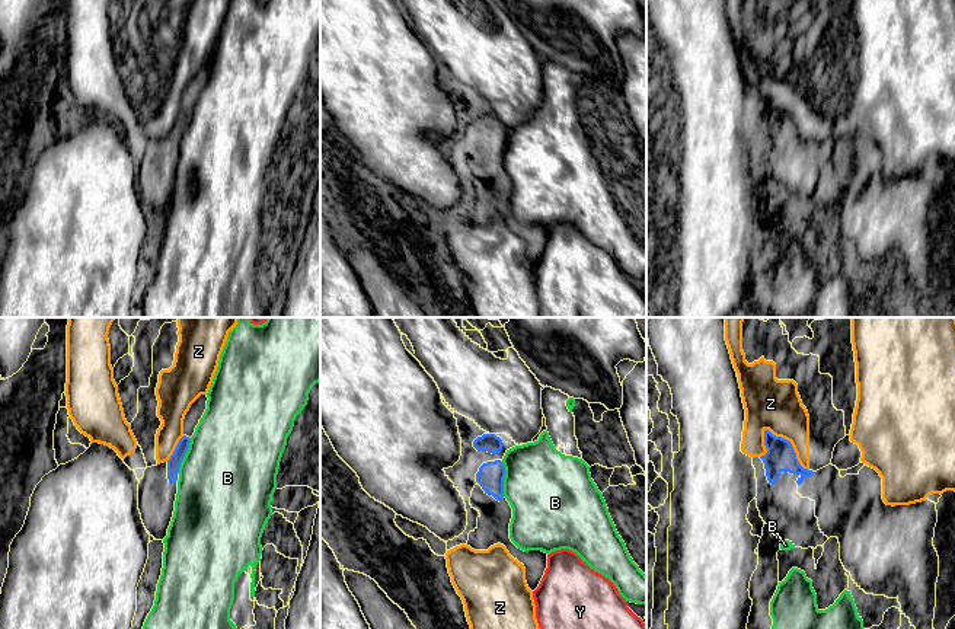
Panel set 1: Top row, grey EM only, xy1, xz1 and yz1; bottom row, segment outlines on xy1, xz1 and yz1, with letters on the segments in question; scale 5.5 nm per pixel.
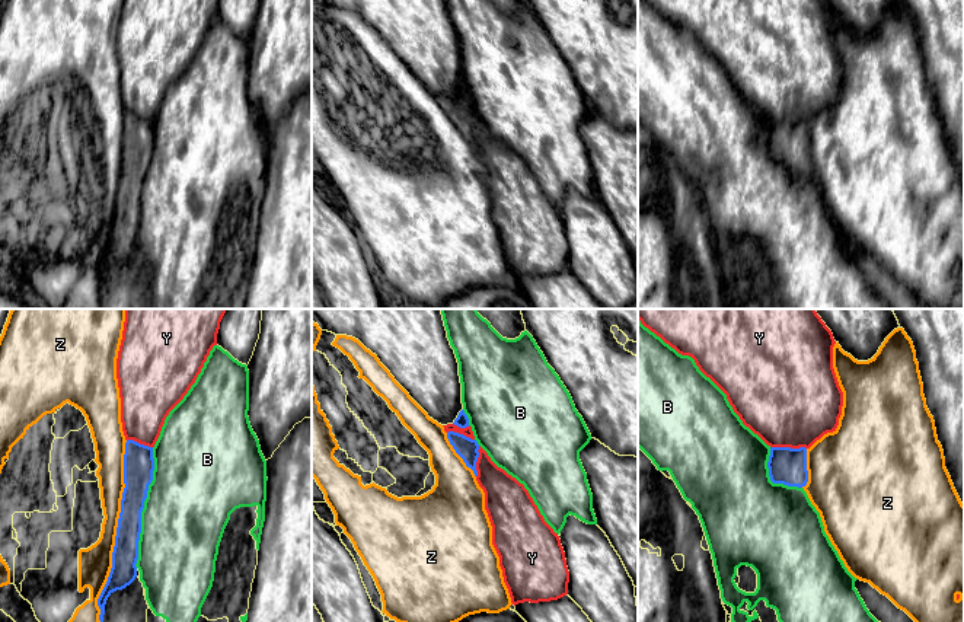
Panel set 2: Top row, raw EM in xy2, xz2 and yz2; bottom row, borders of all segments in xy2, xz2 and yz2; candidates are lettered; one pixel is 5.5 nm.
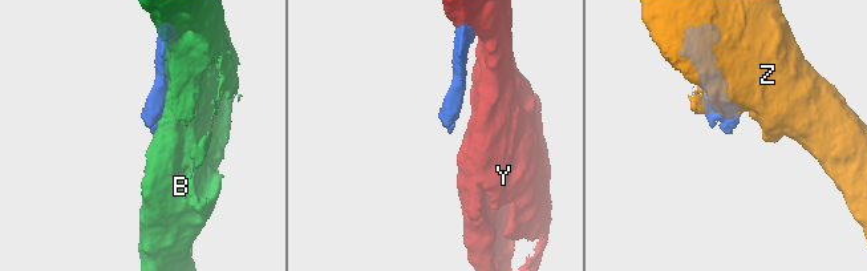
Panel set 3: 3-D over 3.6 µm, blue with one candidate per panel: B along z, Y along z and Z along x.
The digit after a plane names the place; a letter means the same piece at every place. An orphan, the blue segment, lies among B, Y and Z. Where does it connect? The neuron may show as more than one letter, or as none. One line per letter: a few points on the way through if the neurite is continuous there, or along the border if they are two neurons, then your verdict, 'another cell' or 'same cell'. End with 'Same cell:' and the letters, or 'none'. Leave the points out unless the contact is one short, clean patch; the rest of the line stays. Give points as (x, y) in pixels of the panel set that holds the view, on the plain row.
B: another cell
Y: border along yz2 (771, 120), (806, 123); another cell
Z: another cell
Same cell: none

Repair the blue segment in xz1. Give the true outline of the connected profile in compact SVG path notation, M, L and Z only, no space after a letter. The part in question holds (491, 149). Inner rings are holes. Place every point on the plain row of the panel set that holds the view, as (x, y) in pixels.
M501 134L483 137L476 147L470 179L479 185L478 201L469 207L467 220L488 224L494 218L504 218L510 229L526 242L526 255L534 265L547 242L547 227L542 224L524 226L510 213L512 182L504 170L505 141Z

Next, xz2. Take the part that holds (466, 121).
M449 105L447 112L453 119L453 122L456 124L456 127L463 133L466 140L473 144L475 150L478 150L478 144L476 144L476 135L479 131L478 115L454 105Z

